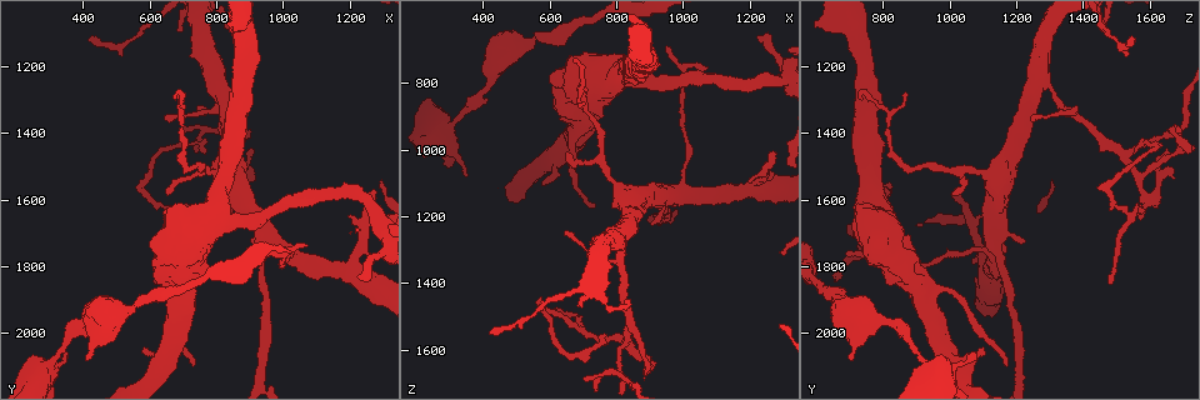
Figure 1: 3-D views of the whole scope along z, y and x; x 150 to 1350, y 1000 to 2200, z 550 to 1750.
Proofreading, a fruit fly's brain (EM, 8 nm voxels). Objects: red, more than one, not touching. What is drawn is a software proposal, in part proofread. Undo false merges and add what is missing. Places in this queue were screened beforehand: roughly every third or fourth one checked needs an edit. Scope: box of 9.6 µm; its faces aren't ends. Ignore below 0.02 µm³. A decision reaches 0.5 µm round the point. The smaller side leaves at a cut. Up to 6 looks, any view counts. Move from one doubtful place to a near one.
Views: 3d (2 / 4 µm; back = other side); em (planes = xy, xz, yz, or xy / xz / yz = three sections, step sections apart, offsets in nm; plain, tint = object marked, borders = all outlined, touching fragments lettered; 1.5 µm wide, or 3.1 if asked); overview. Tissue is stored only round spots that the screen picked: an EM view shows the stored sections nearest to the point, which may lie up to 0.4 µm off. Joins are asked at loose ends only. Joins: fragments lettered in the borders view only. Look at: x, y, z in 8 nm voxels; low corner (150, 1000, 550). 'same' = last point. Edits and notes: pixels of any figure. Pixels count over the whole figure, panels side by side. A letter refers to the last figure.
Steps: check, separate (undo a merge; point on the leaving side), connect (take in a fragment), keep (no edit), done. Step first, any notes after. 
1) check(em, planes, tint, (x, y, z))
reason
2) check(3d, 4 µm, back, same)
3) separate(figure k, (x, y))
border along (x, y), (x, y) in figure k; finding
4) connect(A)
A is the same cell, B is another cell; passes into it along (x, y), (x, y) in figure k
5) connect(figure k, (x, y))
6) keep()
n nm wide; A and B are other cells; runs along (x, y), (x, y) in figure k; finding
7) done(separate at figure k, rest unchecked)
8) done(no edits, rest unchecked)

check(3d, 4 µm, (1270, 1590, 1000))
free end

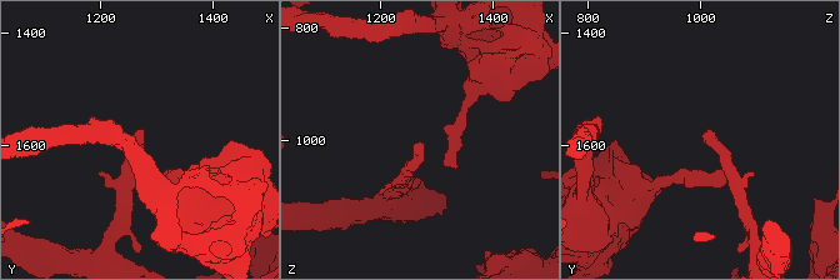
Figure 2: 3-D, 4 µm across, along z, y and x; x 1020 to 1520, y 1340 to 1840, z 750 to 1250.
check(em, xz, step 8, tint, (1275, 1590, 1000))
need the tissue

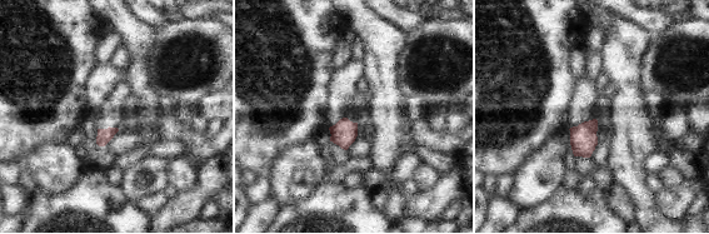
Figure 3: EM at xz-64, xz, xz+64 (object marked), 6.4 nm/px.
check(em, planes, borders, same)
cut it another way

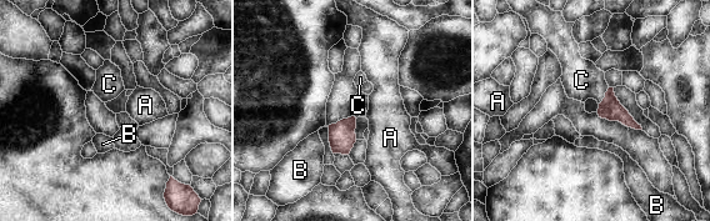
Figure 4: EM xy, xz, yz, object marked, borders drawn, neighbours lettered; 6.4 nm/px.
connect(C)
140 nm wide; C is the same cell, A and B are other cells; passes into it along (610, 108), (605, 96), (581, 80) in figure 4; it goes on there

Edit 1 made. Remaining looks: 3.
check(overview)

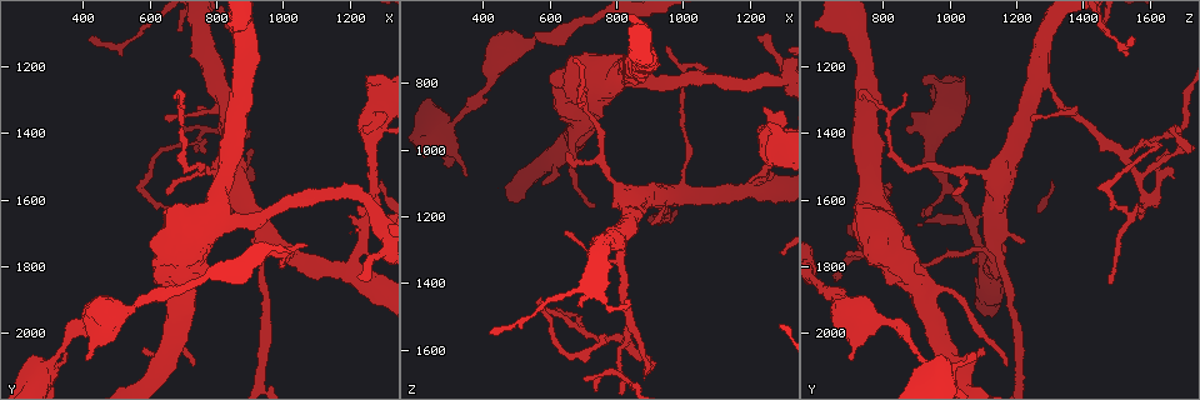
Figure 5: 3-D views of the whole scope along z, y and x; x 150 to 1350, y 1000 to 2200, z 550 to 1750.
check(em, planes, borders, (360, 2070, 1090))
branch stops here

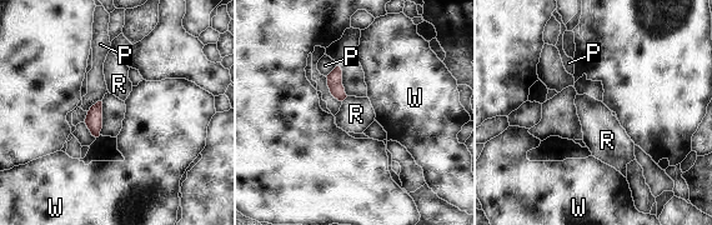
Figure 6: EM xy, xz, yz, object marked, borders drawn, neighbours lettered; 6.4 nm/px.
keep()
P, R and W are other cells; border along (347, 96), (342, 101) in figure 6; no lettered fragment goes on from it

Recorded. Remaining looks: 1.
done(connect at figure 4, rest unchecked)

